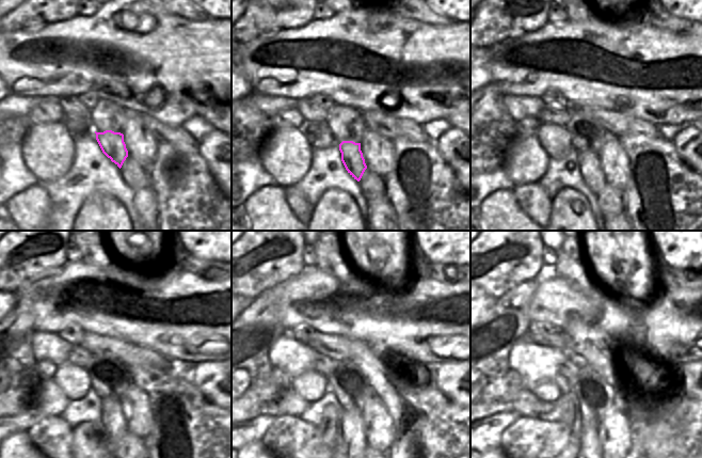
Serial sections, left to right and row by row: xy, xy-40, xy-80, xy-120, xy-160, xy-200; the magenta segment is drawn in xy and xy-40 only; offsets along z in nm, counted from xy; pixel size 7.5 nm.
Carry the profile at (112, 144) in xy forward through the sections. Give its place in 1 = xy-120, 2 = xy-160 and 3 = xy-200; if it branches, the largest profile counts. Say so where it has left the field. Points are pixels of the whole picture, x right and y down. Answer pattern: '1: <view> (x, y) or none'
1: xy-120 (113, 419)
2: xy-160 (351, 442)
3: xy-200 (590, 445)

